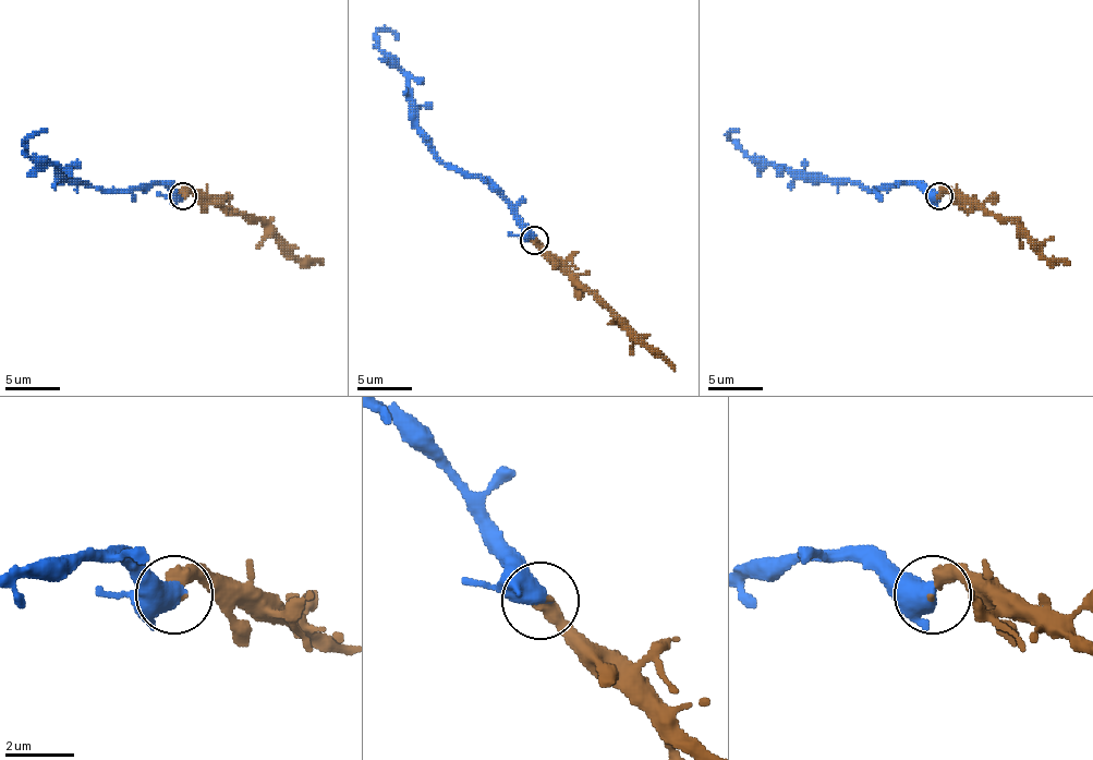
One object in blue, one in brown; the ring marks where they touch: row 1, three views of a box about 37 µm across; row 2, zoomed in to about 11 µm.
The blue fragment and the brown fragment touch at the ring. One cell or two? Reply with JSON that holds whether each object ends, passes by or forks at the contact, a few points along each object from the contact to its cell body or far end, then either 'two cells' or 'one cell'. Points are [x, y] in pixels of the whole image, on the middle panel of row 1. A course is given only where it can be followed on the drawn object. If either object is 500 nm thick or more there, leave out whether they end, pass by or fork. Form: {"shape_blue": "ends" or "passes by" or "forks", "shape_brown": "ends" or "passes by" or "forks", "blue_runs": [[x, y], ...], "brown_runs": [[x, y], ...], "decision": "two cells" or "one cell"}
{"shape_blue": "passes by", "shape_brown": "ends", "blue_runs": [[533, 241], [484, 180], [450, 169], [434, 149], [407, 75], [379, 45], [379, 31], [398, 39]], "brown_runs": [[536, 241], [673, 371]], "decision": "one cell"}

